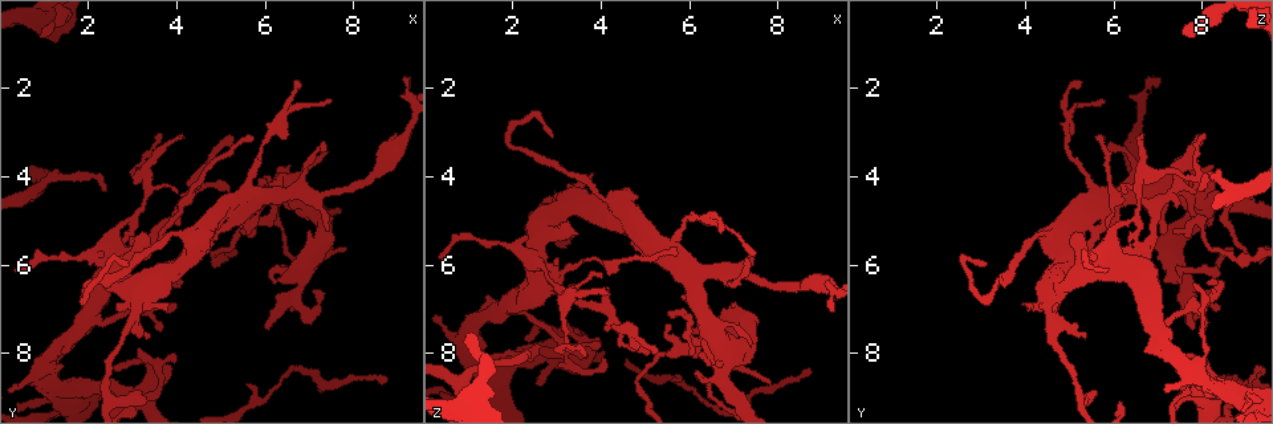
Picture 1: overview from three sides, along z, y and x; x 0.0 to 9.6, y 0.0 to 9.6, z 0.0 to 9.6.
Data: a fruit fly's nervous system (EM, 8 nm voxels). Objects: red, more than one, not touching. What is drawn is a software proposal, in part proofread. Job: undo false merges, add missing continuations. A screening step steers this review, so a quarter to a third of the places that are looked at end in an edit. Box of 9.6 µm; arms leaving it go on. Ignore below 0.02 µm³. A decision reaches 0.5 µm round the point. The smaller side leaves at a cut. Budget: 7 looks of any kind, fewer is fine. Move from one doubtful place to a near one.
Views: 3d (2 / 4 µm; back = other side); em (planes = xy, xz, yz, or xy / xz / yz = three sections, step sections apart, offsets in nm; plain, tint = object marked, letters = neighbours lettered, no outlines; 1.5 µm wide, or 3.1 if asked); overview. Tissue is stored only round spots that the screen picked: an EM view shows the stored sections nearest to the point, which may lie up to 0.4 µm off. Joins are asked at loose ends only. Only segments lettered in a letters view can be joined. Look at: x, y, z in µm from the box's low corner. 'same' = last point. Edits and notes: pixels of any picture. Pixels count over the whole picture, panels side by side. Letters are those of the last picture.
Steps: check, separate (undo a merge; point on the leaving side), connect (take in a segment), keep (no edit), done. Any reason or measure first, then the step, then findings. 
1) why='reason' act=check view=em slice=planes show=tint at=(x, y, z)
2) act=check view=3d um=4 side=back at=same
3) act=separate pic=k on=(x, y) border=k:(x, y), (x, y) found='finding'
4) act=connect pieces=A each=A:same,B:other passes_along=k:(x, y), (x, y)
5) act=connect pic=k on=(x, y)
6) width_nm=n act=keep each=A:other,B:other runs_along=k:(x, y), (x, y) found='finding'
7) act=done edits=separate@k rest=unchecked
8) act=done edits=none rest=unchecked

why='sharp bend' act=check view=em slice=yz step=8 show=tint at=(1.95, 6.70, 3.30)

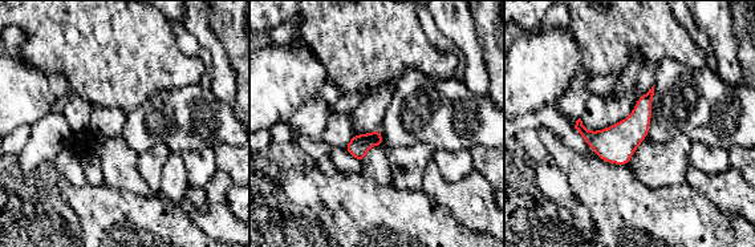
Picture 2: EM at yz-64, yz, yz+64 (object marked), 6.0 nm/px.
why='another direction' act=check view=em slice=planes show=tint at=same

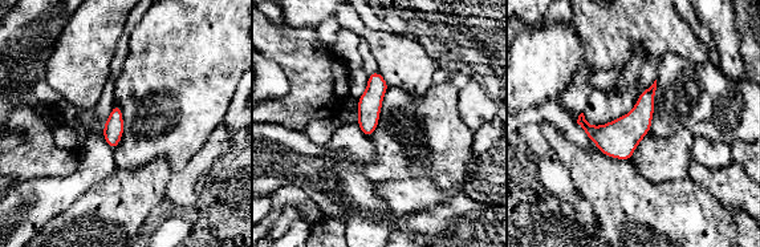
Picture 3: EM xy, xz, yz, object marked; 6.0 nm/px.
act=check view=em slice=planes show=letters at=same

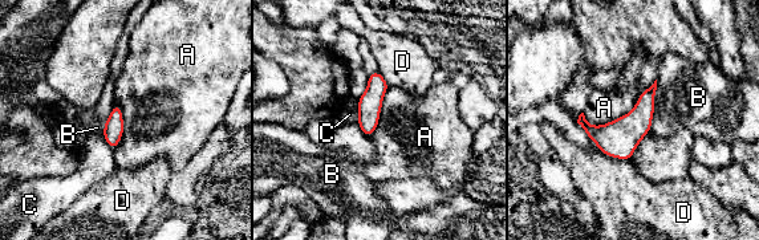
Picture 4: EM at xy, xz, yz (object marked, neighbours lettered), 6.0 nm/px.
width_nm=120 act=keep each=A:other,B:other,C:other,D:other border=4:(640, 96), (605, 123), (584, 118) found='continuous, no second neuron'

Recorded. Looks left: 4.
why='tapers out' act=check view=3d um=2 at=(3.30, 8.95, 5.55)

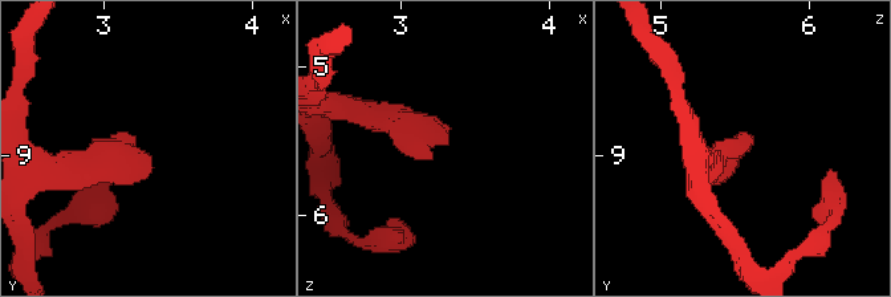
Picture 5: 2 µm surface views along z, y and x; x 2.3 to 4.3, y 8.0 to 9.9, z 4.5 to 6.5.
why='need the tissue' act=check view=em slice=xy step=8 show=letters at=(3.34, 9.02, 5.48)

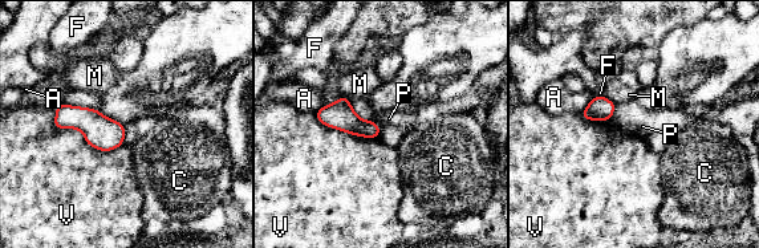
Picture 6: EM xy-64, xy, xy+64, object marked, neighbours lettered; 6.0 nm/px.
why='cut it another way' act=check view=em slice=planes show=letters at=same

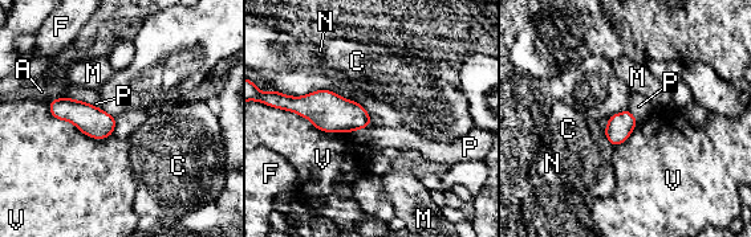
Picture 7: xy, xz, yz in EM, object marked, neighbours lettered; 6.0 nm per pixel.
longest_contact=V:440nm act=keep each=A:other,C:other,F:other,M:other,N:other,P:other,V:other border=7:(370, 123), (350, 133) found='no lettered segment goes on from it'

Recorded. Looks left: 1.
act=done edits=none rest=unchecked

